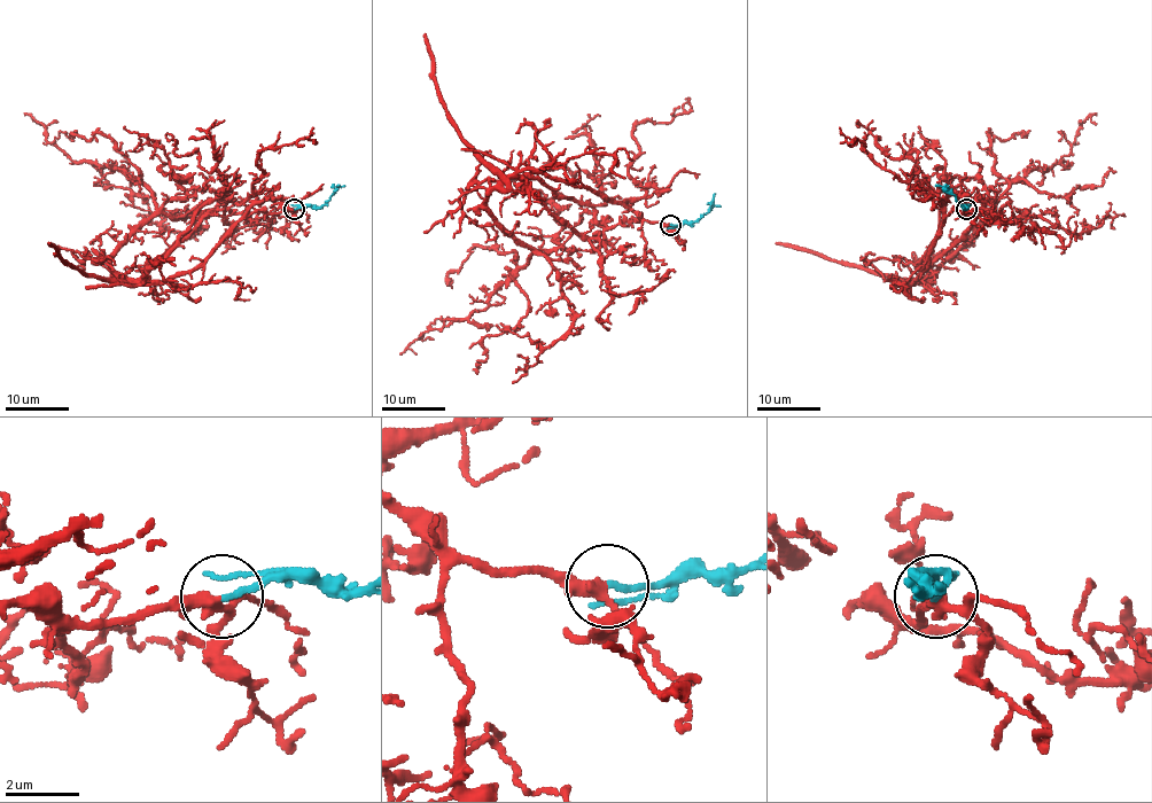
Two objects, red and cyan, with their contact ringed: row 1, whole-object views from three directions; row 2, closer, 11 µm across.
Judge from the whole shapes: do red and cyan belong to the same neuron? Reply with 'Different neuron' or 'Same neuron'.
Same neuron

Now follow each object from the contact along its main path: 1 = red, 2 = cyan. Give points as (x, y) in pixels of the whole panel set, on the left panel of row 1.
1: (295, 209), (243, 216), (189, 271), (130, 283), (110, 255), (154, 195), (74, 162), (40, 124)
2: (295, 209), (321, 207), (340, 185)

